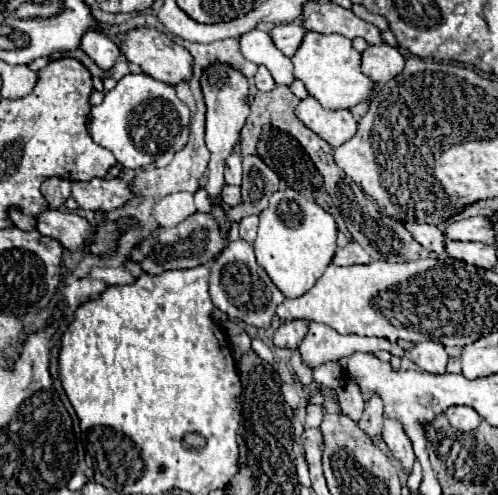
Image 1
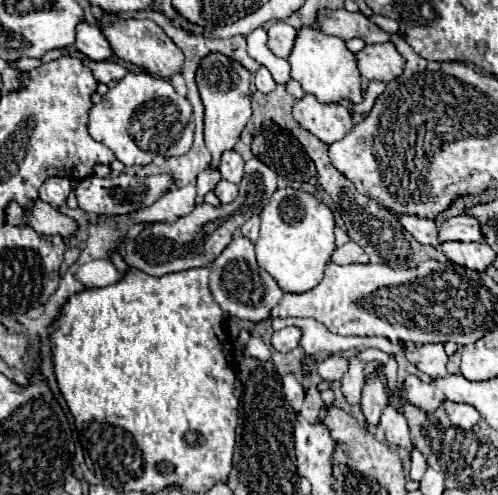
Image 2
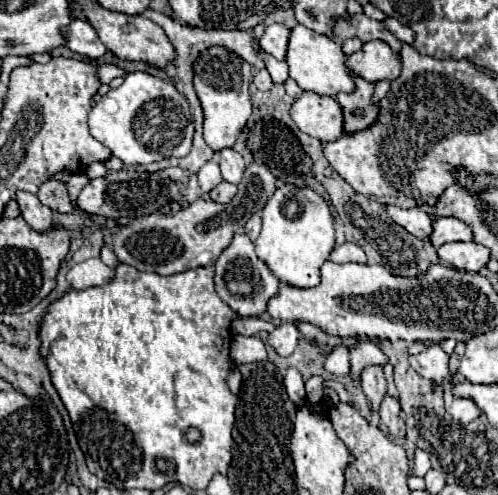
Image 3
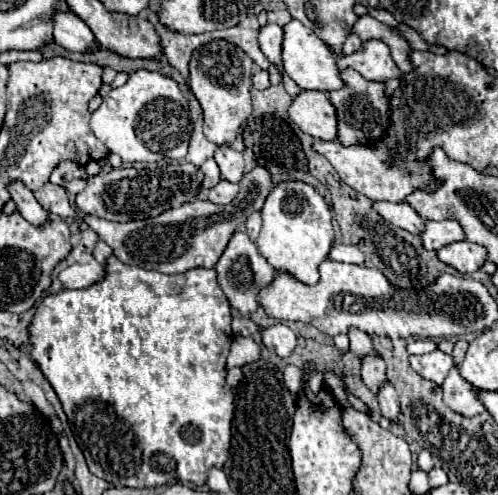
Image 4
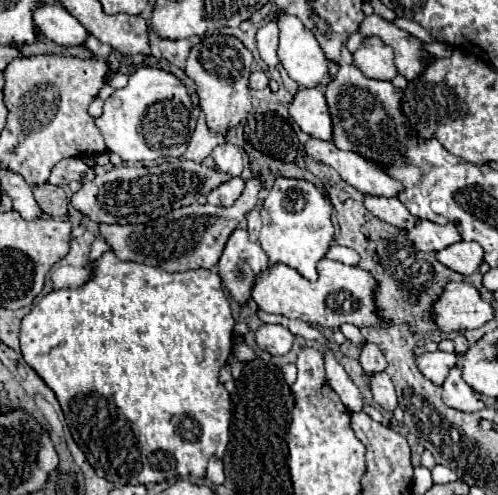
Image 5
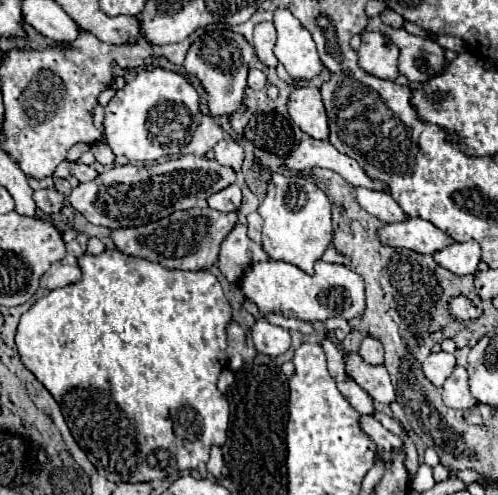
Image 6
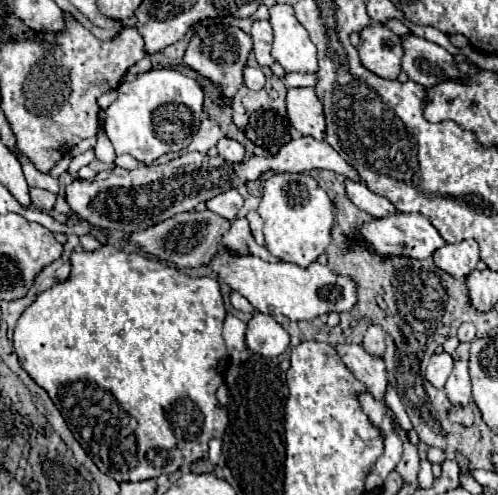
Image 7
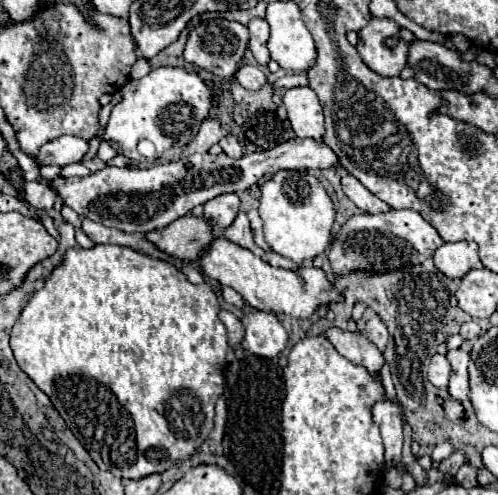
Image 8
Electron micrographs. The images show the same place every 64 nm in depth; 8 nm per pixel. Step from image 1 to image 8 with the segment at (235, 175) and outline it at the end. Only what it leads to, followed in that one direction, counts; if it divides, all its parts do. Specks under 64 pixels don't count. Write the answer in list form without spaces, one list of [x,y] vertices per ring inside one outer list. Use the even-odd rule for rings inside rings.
[[[228,134],[228,136],[224,136],[224,138],[220,140],[220,148],[222,148],[224,154],[230,156],[230,158],[242,158],[242,146],[240,146],[240,142],[236,140],[236,136],[232,136],[232,134]]]

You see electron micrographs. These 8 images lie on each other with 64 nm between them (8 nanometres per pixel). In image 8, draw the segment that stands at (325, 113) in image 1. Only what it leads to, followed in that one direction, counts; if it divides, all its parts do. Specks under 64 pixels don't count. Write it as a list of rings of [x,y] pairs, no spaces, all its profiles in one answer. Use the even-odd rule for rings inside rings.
[[[290,88],[284,92],[284,106],[292,130],[300,138],[320,140],[324,136],[324,114],[312,88]]]

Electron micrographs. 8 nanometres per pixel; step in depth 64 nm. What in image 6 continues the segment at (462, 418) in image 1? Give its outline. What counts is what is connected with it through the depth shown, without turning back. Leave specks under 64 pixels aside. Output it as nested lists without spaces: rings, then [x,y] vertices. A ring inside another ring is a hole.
[[[462,366],[454,368],[452,376],[442,386],[442,398],[444,398],[446,406],[458,408],[458,410],[470,410],[470,408],[478,406],[478,400],[472,398],[470,388],[468,388],[466,368],[462,368]]]

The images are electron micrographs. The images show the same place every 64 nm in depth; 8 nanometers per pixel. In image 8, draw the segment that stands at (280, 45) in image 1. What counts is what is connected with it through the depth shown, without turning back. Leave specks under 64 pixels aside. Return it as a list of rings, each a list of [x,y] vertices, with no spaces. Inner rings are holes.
[[[254,18],[250,20],[248,24],[248,30],[250,30],[250,50],[256,58],[258,64],[268,64],[270,62],[270,52],[268,52],[268,38],[270,38],[270,26],[266,20],[262,18]]]

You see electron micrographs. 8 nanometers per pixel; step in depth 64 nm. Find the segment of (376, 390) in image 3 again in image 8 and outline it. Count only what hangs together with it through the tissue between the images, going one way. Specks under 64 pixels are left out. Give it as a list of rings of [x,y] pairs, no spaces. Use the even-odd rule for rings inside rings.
[[[374,316],[374,318],[370,318],[370,320],[366,322],[366,338],[368,338],[372,344],[376,344],[376,348],[378,348],[380,352],[384,352],[384,346],[386,346],[386,342],[388,342],[388,330],[386,330],[384,322],[382,322],[378,316]]]

